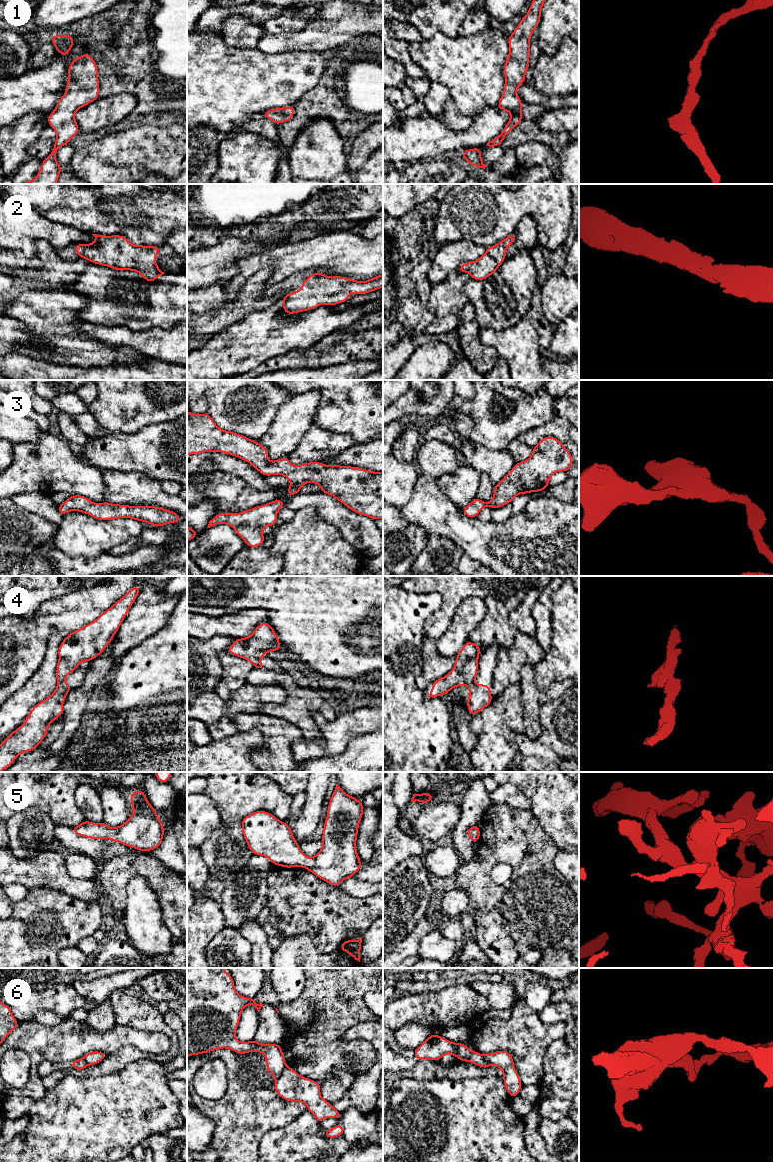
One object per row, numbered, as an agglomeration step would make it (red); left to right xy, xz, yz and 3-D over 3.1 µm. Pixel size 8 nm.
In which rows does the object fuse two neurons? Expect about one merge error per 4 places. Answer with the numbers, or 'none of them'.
4, 6

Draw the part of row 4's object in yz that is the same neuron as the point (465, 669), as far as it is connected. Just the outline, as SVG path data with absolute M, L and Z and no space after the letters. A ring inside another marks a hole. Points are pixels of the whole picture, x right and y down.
M467 640L456 656L454 668L447 675L433 682L428 697L443 696L454 687L461 685L468 686L474 681L478 673L478 657L480 653L480 645Z

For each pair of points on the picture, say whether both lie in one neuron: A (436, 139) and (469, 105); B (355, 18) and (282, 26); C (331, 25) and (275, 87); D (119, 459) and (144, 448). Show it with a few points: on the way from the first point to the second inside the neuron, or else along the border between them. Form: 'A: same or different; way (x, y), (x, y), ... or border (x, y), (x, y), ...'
A: different; border (493, 107), (484, 107), (471, 117)
B: different; border (317, 12), (299, 31), (293, 33), (284, 32)
C: different; border (284, 50), (315, 50), (320, 53)
D: same; way (125, 453), (128, 450), (138, 450)

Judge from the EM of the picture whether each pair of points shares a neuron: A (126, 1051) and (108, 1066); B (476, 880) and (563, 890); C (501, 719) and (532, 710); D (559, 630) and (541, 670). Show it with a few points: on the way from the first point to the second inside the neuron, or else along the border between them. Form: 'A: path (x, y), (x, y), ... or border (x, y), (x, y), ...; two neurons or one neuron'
A: path (122, 1056), (113, 1062); one neuron
B: path (498, 891), (541, 891); one neuron
C: border (519, 690), (525, 732); two neurons
D: path (559, 640), (559, 652), (551, 660); one neuron

